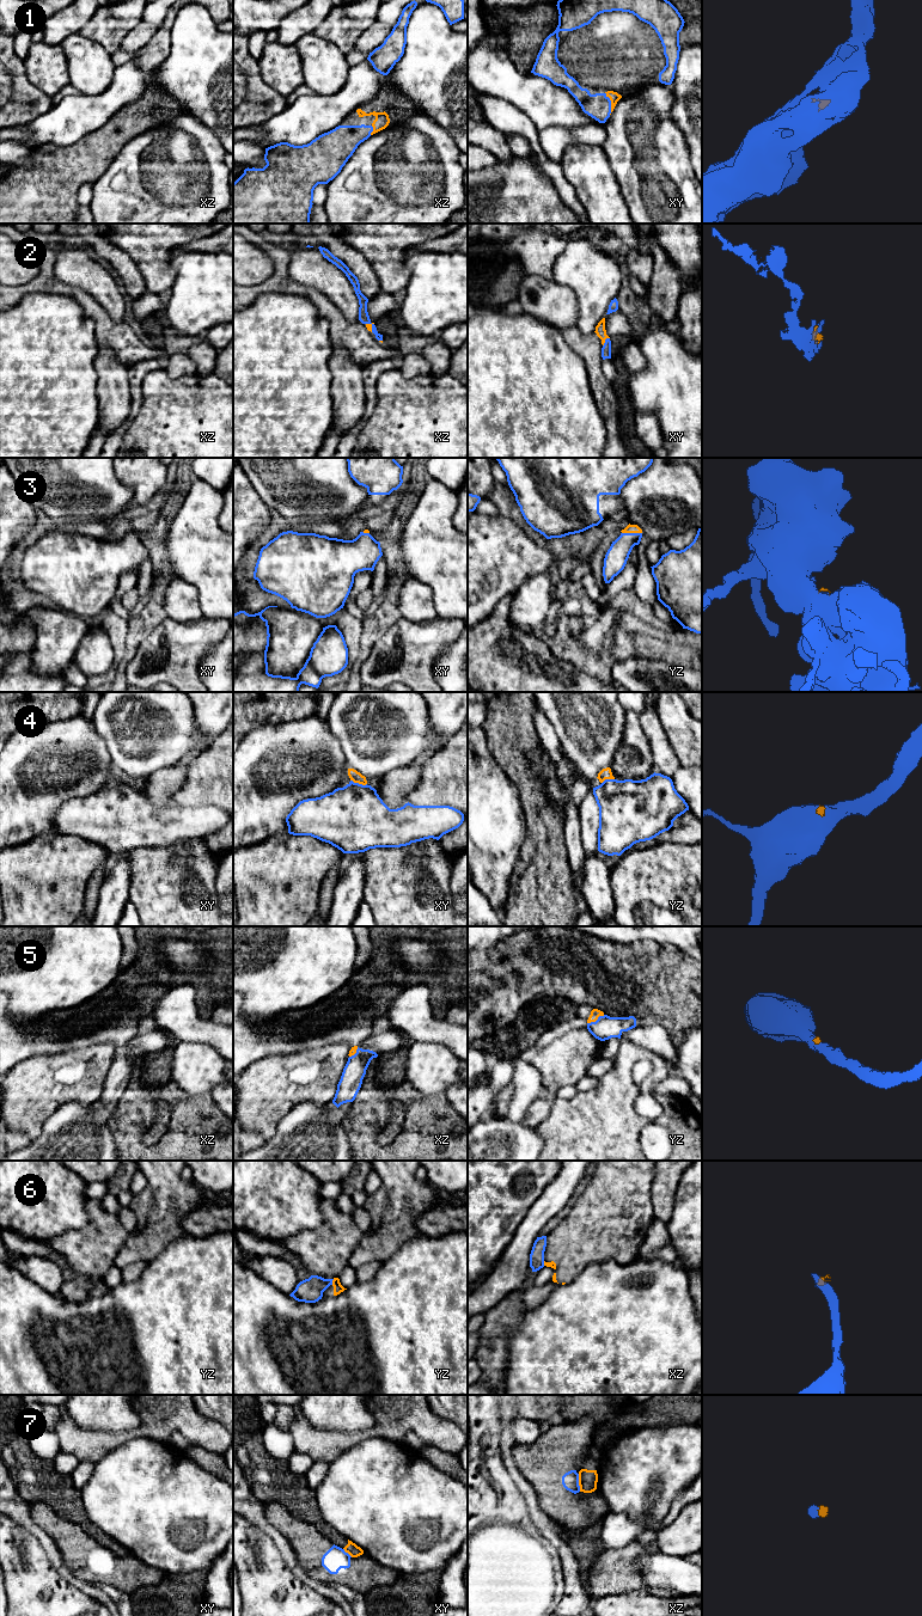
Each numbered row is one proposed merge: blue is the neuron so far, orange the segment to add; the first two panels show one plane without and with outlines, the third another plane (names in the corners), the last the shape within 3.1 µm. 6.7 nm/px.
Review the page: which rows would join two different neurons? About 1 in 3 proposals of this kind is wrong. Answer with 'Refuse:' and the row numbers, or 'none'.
Refuse: 6, 7

